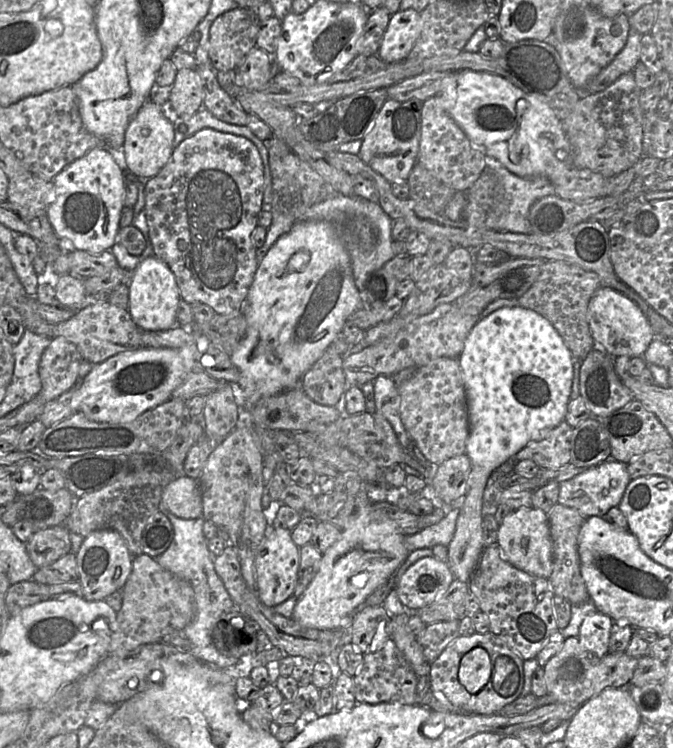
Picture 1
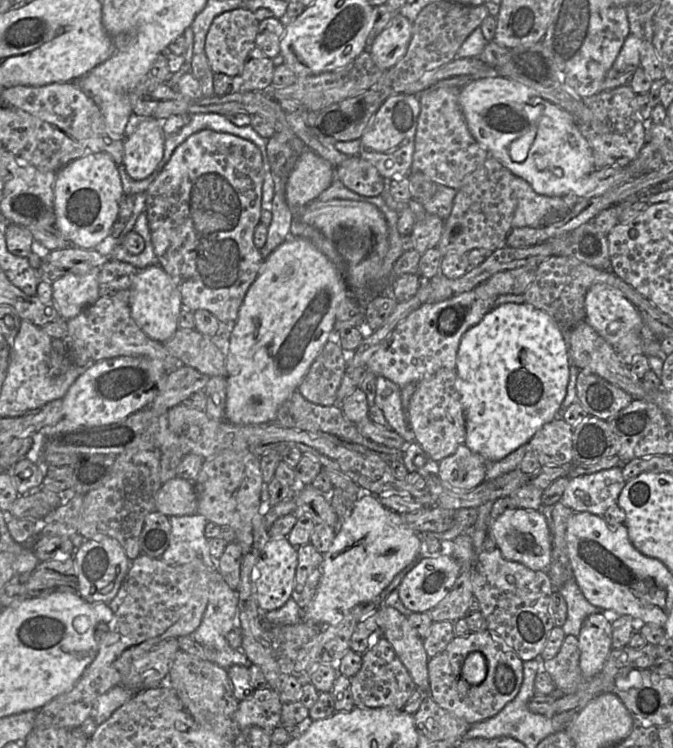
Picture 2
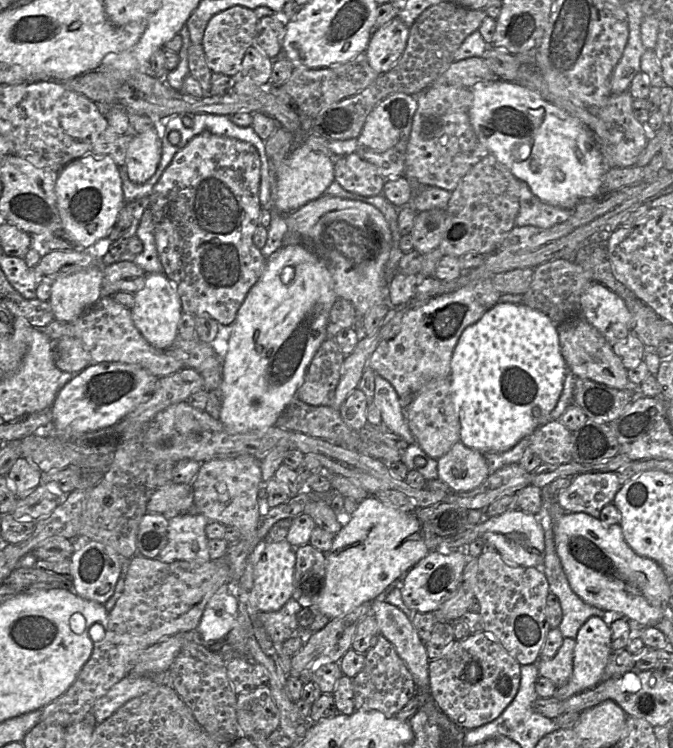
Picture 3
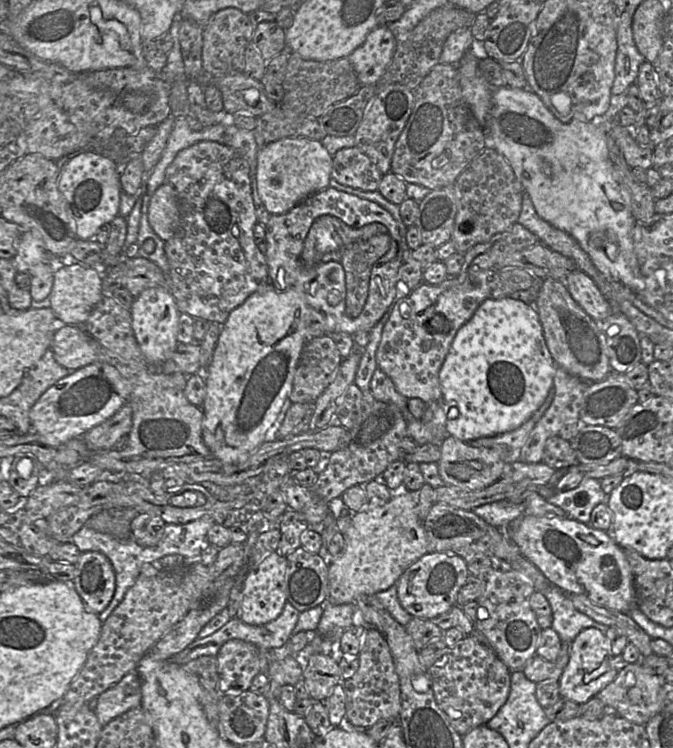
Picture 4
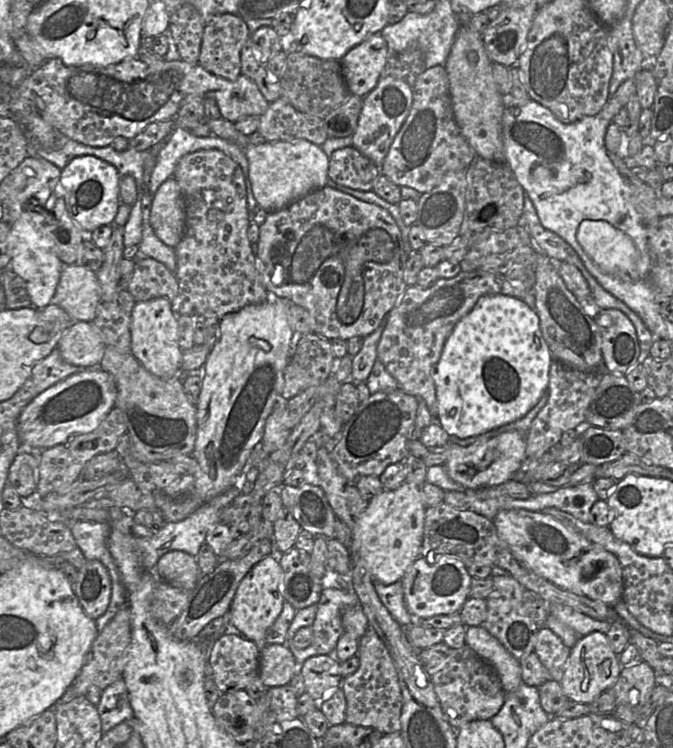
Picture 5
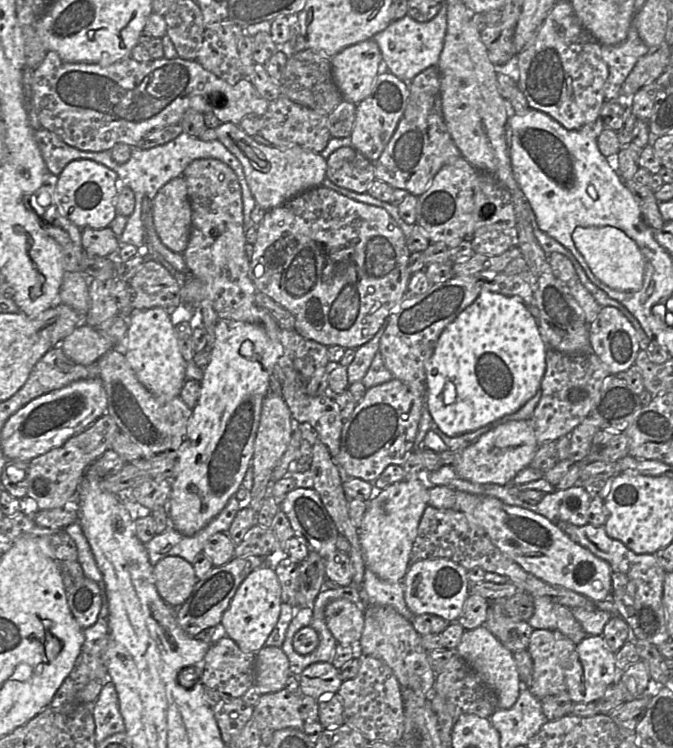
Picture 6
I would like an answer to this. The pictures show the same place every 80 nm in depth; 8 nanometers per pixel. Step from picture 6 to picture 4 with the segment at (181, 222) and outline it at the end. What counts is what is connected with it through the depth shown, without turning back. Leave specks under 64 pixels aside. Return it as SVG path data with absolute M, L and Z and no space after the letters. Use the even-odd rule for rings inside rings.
M167 182L161 184L151 197L148 218L153 231L165 242L175 233L179 224L177 193Z

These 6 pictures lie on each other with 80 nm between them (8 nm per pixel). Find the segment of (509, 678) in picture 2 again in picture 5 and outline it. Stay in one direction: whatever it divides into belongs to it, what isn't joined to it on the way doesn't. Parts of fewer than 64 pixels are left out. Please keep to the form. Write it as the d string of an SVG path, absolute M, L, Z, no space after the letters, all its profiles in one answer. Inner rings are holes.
M466 644L452 649L449 660L430 677L445 718L457 730L474 720L490 720L506 699L506 692L496 671Z

